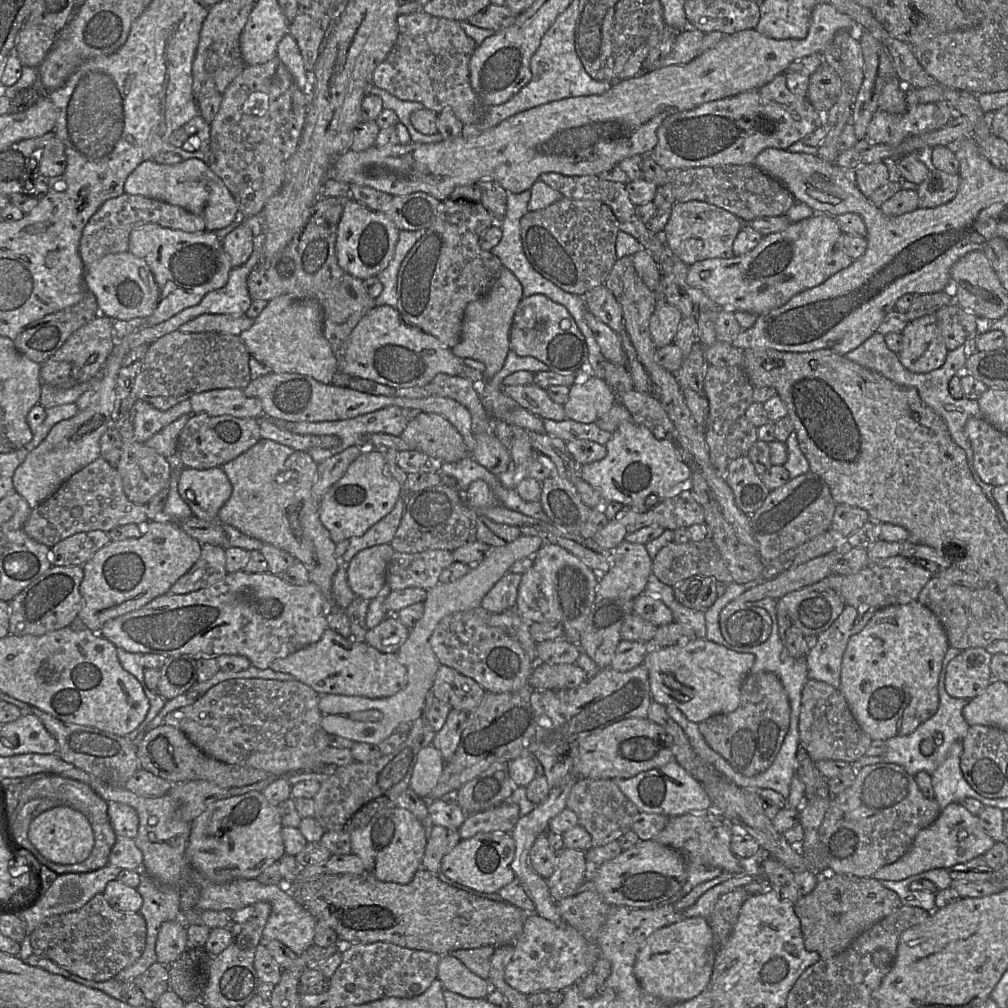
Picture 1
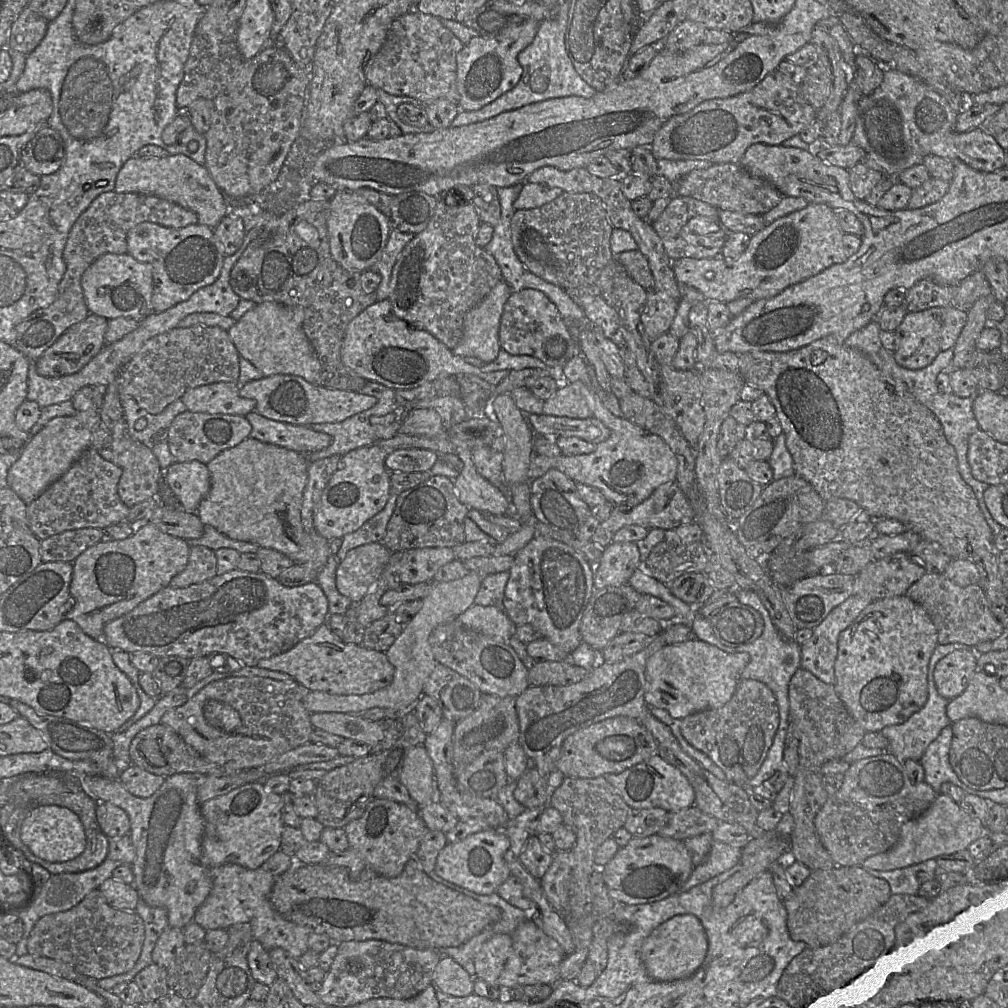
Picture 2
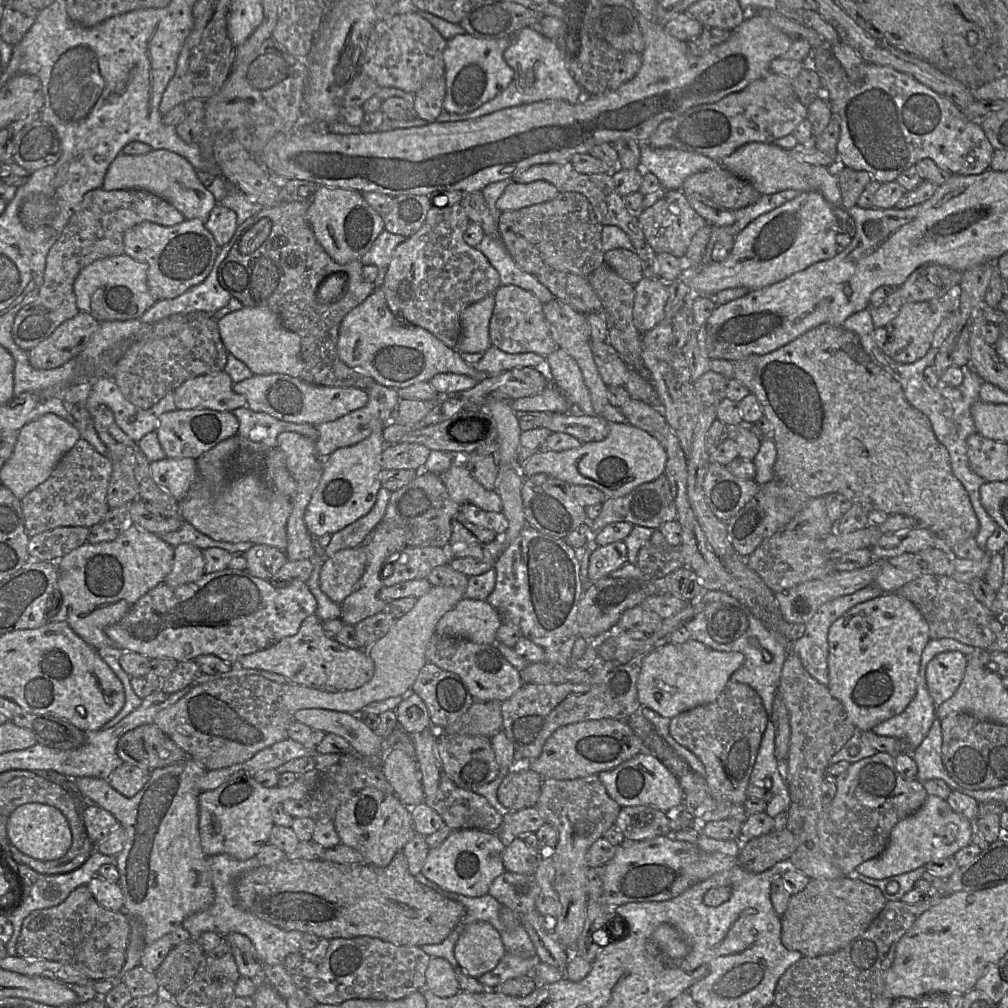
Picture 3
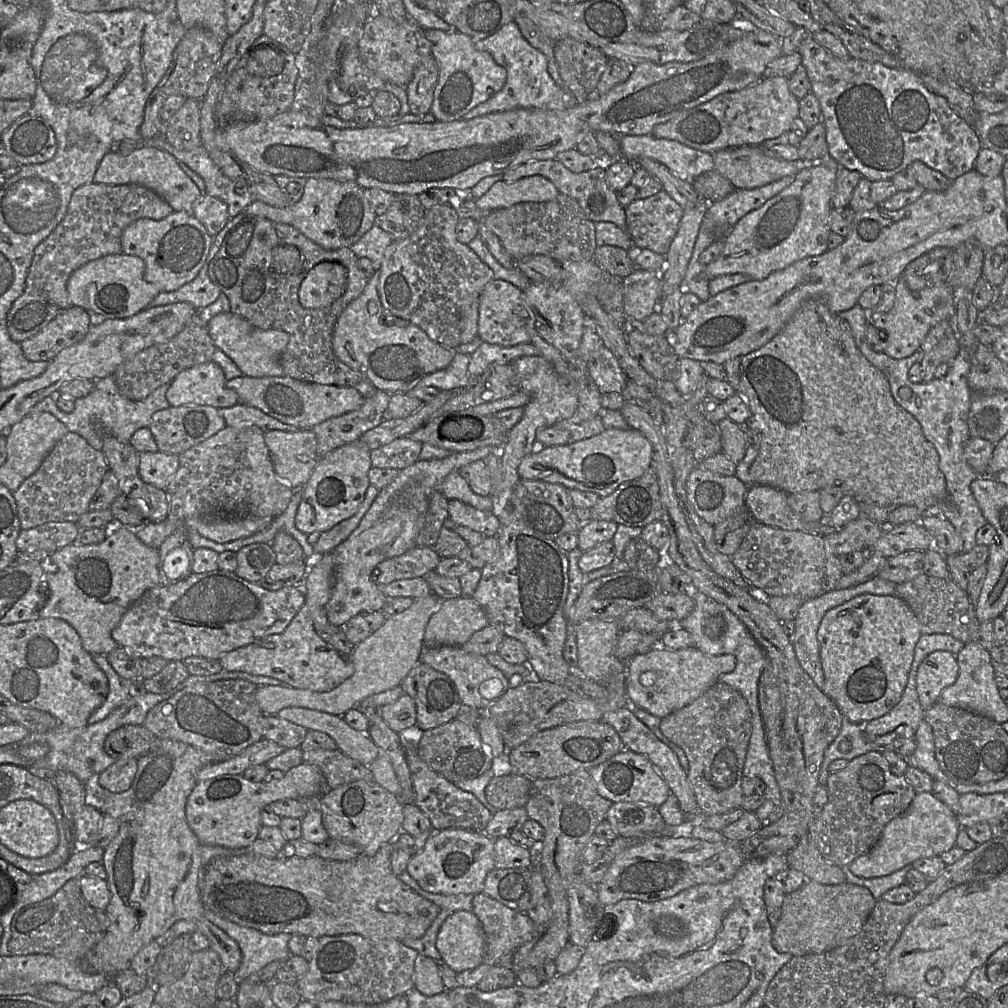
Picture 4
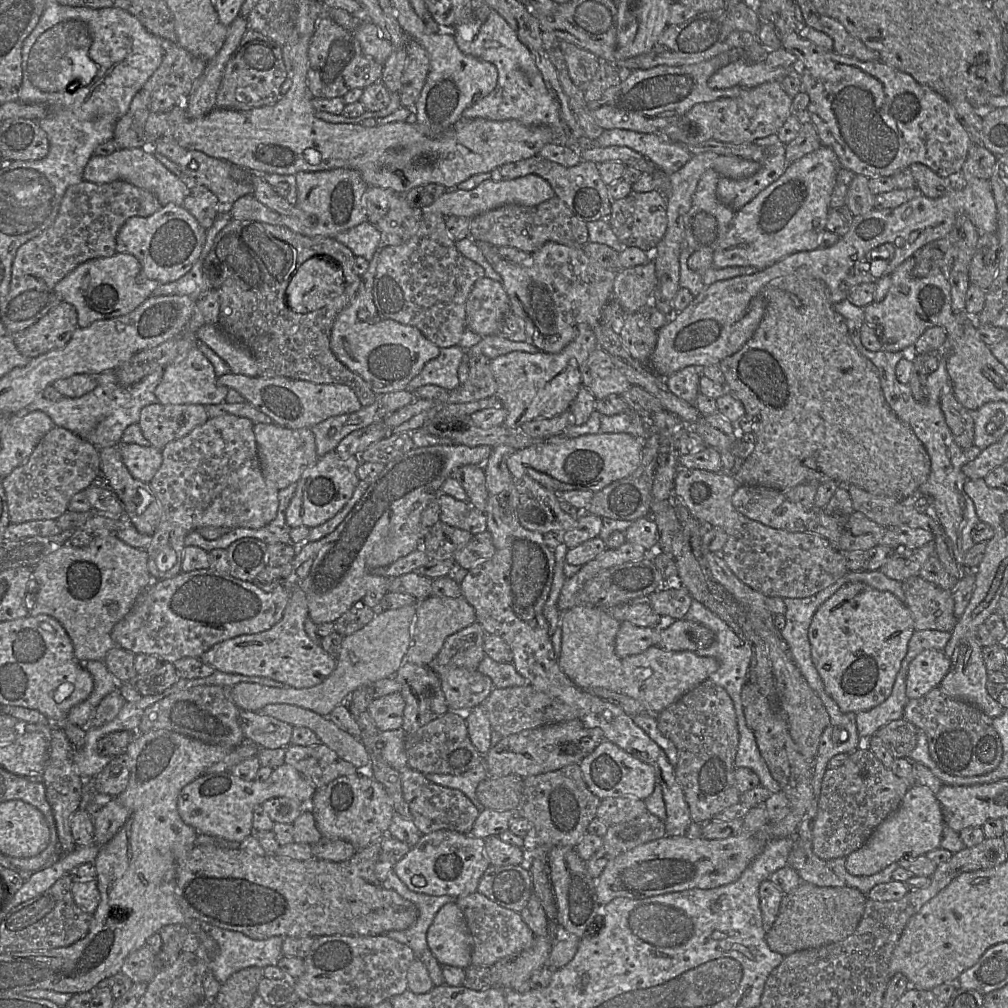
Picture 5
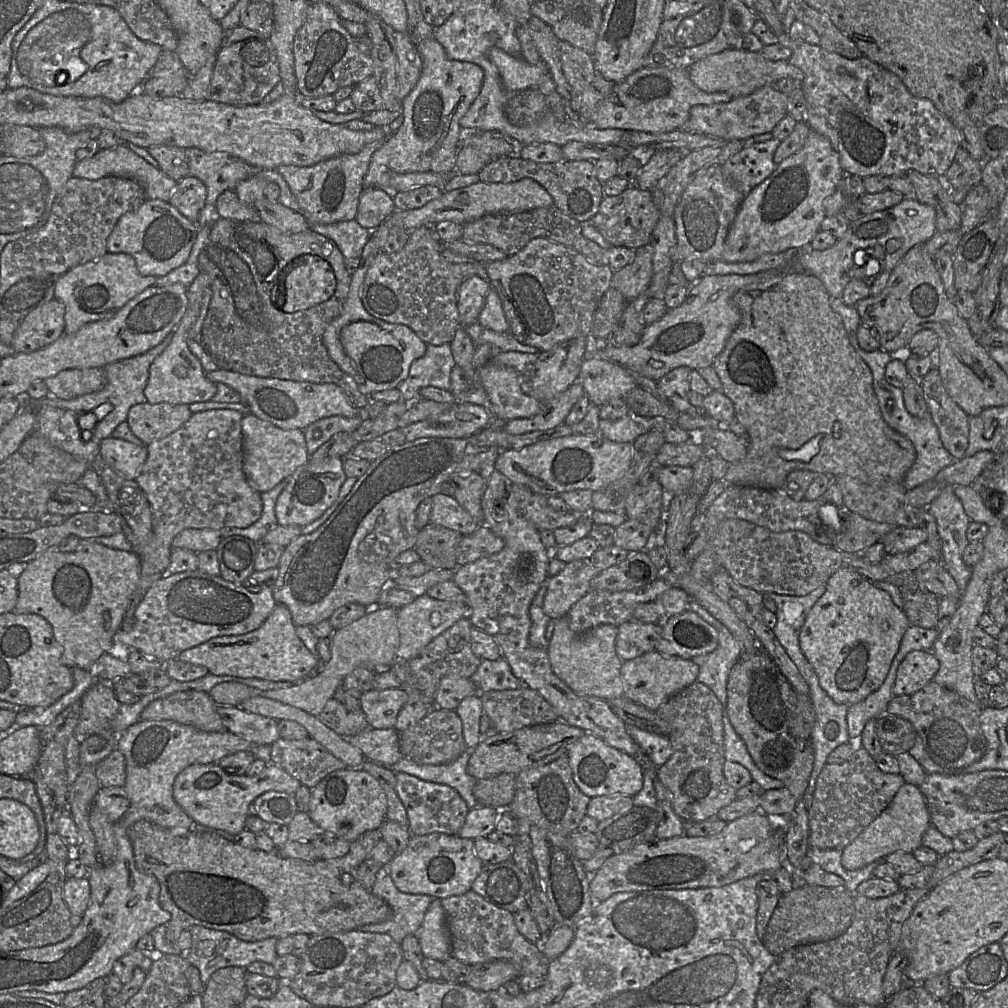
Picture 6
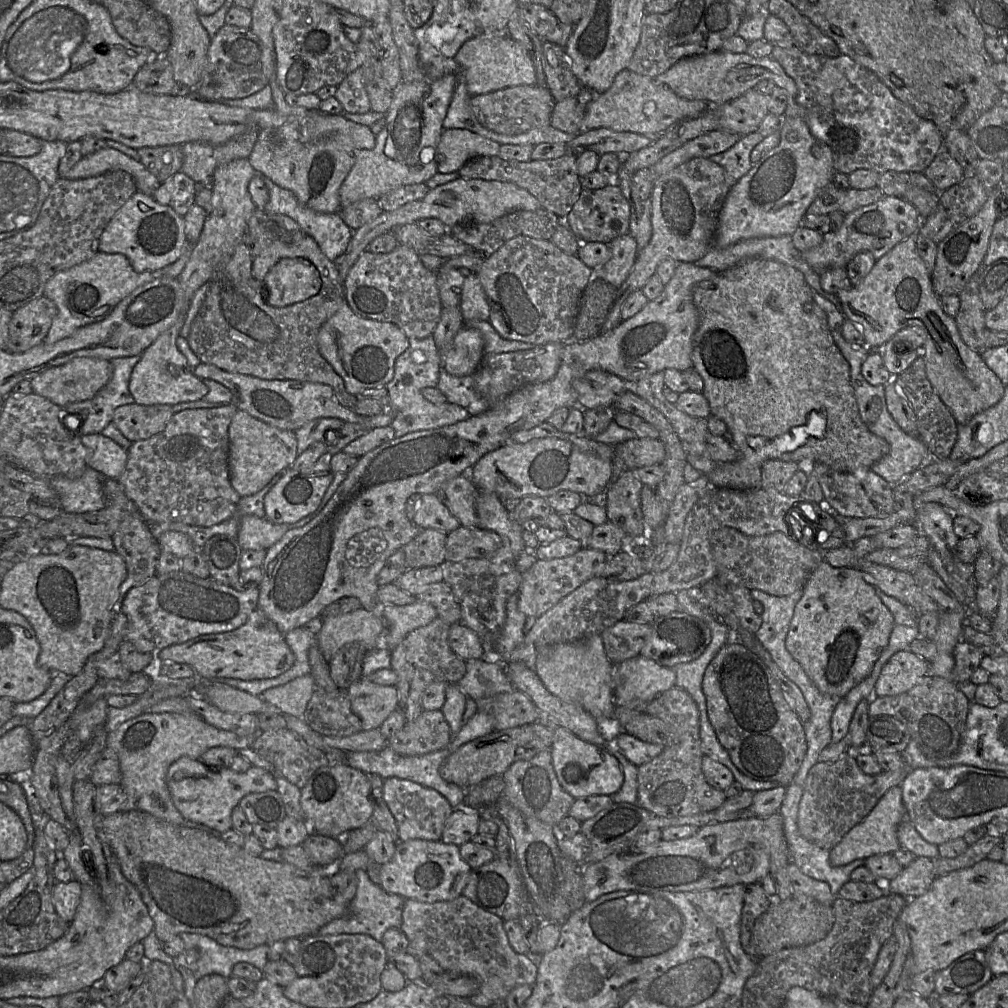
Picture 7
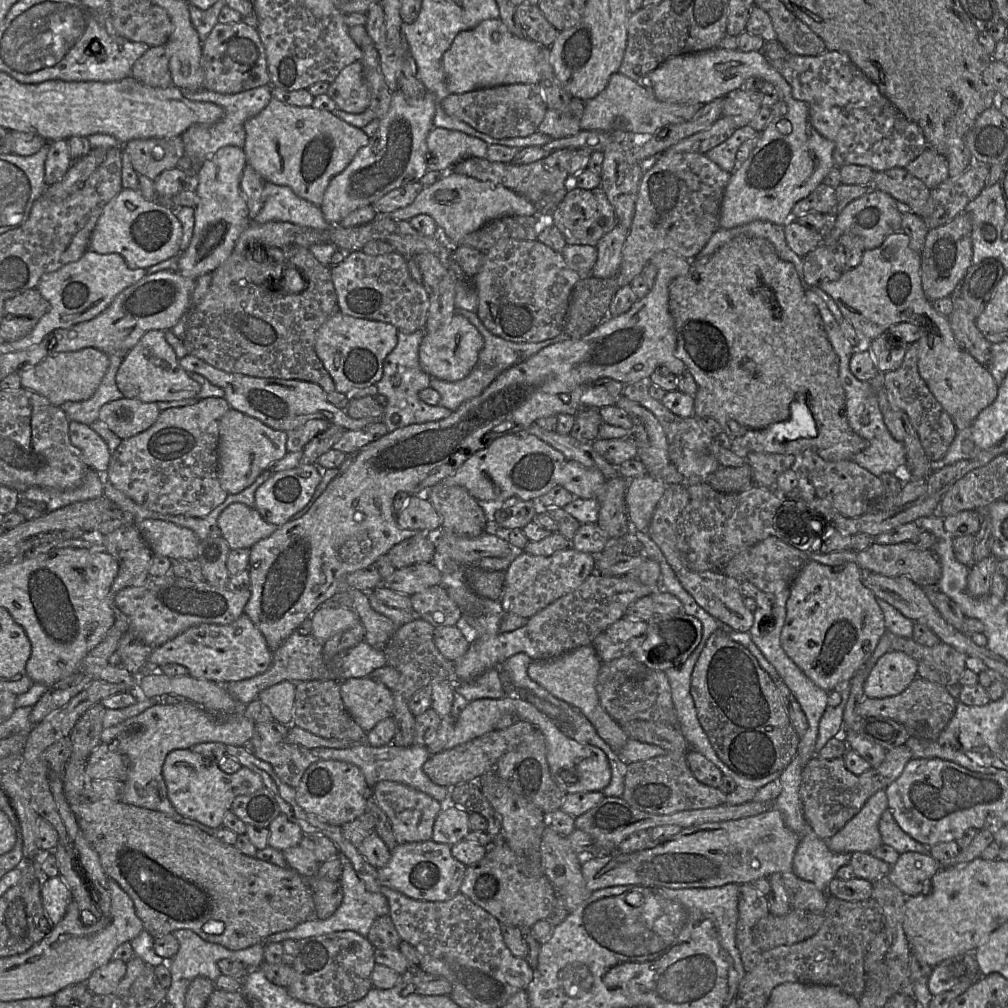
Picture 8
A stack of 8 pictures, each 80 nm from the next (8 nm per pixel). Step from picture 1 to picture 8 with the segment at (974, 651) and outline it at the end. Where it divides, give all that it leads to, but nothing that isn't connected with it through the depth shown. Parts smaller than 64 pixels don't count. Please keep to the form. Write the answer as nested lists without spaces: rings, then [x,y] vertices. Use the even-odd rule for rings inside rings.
[[[891,649],[872,666],[863,691],[869,698],[886,698],[902,693],[918,677],[918,663],[902,651]]]

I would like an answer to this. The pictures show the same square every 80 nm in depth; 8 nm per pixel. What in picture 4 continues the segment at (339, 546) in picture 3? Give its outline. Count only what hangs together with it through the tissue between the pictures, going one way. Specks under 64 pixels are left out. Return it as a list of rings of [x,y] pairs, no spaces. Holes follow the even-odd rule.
[[[370,485],[363,503],[352,517],[340,522],[328,531],[321,532],[317,543],[314,545],[314,553],[325,555],[331,553],[341,543],[343,543],[352,532],[358,527],[363,516],[375,500],[380,489]]]

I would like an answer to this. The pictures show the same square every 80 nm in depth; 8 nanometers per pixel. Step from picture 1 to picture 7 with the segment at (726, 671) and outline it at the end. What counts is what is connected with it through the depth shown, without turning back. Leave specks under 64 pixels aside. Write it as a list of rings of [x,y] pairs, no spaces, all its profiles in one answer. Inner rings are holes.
[[[640,655],[625,660],[614,668],[616,704],[625,706],[625,703],[633,700],[649,703],[673,688],[675,682],[676,672],[673,668],[661,666]]]

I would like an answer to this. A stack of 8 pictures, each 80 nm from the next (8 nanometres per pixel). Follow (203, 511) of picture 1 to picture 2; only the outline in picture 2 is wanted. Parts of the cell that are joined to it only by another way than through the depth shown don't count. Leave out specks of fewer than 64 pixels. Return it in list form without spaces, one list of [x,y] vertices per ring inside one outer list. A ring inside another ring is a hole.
[[[175,462],[163,470],[162,482],[183,510],[196,513],[210,490],[211,476],[202,462]]]

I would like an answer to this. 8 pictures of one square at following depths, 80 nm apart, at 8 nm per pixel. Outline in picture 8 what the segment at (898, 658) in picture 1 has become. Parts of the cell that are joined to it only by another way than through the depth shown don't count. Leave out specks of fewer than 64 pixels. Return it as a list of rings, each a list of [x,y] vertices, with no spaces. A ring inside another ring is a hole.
[[[809,560],[789,587],[781,647],[818,688],[828,693],[852,679],[870,660],[886,632],[877,598],[864,586],[861,569],[853,562],[828,566]]]

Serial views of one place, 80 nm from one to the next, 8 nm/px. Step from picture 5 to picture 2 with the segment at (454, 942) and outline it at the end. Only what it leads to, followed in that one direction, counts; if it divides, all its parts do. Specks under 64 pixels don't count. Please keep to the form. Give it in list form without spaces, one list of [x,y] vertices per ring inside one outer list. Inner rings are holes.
[[[495,933],[491,936],[475,955],[475,978],[497,986],[498,979],[512,951],[512,943],[512,935]]]

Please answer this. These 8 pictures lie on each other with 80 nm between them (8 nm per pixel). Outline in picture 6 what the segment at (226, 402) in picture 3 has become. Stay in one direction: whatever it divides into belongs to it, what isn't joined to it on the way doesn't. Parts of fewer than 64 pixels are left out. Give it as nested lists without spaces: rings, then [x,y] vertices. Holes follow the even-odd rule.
[[[199,273],[186,287],[187,309],[171,334],[167,347],[153,360],[149,368],[149,378],[144,388],[147,403],[169,403],[173,405],[190,405],[198,402],[212,401],[217,392],[215,383],[209,381],[199,359],[190,351],[187,339],[189,330],[200,312],[200,303],[204,289],[209,286],[209,278]]]

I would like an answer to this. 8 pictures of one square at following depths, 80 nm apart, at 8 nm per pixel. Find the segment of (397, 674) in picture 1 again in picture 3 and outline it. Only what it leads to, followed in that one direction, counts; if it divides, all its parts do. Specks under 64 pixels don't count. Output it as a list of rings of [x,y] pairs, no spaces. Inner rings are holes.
[[[314,615],[308,616],[301,624],[298,632],[281,639],[274,645],[239,658],[234,667],[266,670],[288,678],[292,683],[326,692],[354,690],[367,683],[374,674],[374,662],[363,648],[351,649],[335,639],[329,638],[323,631],[322,623]]]

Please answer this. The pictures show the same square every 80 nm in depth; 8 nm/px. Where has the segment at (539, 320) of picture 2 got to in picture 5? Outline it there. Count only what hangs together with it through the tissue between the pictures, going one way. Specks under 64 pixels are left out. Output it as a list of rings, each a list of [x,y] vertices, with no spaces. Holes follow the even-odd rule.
[[[487,277],[478,279],[466,300],[467,329],[482,337],[499,335],[513,341],[526,342],[525,321],[514,314],[503,285]]]

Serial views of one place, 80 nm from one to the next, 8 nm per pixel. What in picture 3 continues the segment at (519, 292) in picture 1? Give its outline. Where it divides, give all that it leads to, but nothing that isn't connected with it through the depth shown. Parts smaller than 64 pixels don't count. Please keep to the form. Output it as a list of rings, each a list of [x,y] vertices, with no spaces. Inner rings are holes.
[[[494,293],[469,305],[461,313],[461,335],[455,349],[483,354],[492,346],[489,324],[495,305]]]

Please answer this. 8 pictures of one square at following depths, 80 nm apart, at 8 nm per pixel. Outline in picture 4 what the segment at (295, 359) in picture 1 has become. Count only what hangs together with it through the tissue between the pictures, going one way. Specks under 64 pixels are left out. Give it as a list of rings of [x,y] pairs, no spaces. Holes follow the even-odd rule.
[[[230,311],[215,315],[208,321],[208,332],[216,346],[249,377],[283,376],[280,356],[287,347],[289,335],[281,330],[251,326],[241,316]]]

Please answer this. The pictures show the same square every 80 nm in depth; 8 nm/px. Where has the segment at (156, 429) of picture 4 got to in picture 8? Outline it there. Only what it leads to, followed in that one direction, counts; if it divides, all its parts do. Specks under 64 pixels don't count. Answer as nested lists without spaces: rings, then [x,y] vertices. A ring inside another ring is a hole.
[[[123,397],[104,404],[97,421],[105,423],[121,439],[127,439],[151,427],[160,412],[155,402]]]

